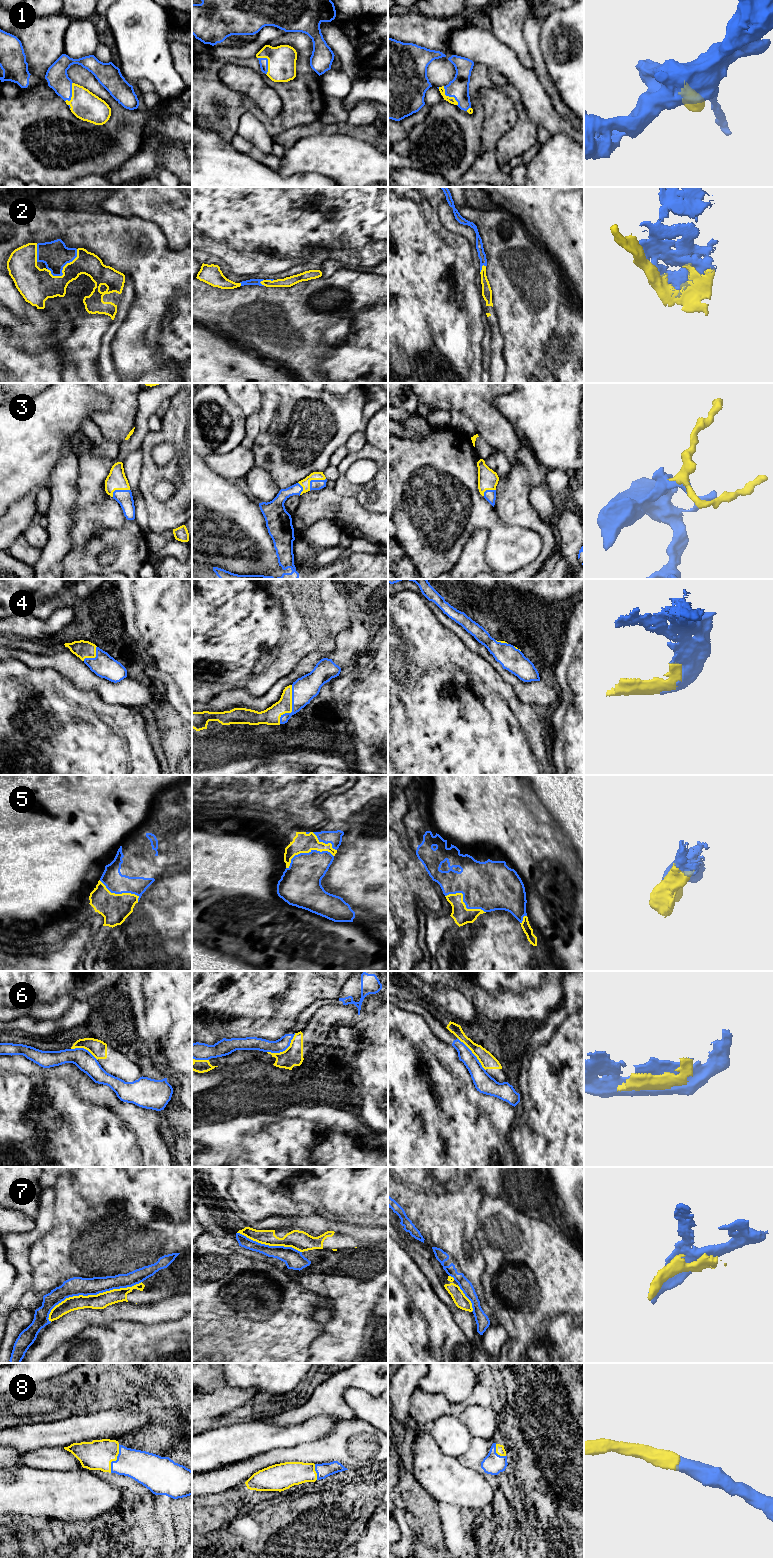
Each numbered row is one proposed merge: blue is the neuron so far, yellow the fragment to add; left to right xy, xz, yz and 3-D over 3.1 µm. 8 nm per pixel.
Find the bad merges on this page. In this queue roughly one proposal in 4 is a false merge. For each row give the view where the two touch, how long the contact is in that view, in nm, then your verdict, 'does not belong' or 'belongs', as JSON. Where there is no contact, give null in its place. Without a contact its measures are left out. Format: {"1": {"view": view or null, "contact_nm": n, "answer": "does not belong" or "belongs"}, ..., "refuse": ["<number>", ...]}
{"1": {"view": "yz", "contact_nm": 200, "answer": "belongs"}, "2": {"view": "xy", "contact_nm": 300, "answer": "belongs"}, "3": {"view": "xz", "contact_nm": 170, "answer": "belongs"}, "4": {"view": "xz", "contact_nm": 320, "answer": "belongs"}, "5": {"view": "xz", "contact_nm": 400, "answer": "belongs"}, "6": {"view": "xz", "contact_nm": 280, "answer": "does not belong"}, "7": {"view": "xy", "contact_nm": 800, "answer": "does not belong"}, "8": {"view": "xy", "contact_nm": 240, "answer": "belongs"}, "refuse": ["6", "7"]}

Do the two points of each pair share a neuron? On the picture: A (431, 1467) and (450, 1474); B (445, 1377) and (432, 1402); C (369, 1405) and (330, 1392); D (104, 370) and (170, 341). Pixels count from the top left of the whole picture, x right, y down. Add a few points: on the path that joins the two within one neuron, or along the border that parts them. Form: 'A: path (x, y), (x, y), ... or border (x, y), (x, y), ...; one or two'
A: path (436, 1472), (438, 1474), (445, 1474); one
B: border (417, 1388), (430, 1393), (441, 1393), (452, 1404); two
C: border (349, 1387), (344, 1392), (344, 1400), (357, 1417); two
D: border (111, 343), (111, 358), (114, 369), (117, 372); two

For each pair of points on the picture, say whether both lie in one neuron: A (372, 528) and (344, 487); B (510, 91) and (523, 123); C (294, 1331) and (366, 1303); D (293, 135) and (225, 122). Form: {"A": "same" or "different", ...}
{"A": "different", "B": "same", "C": "different", "D": "different"}

